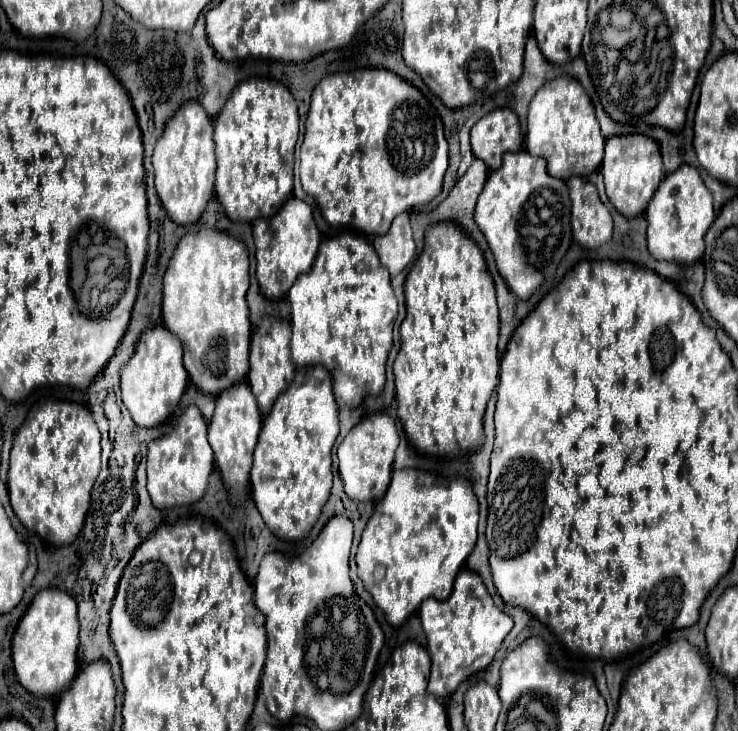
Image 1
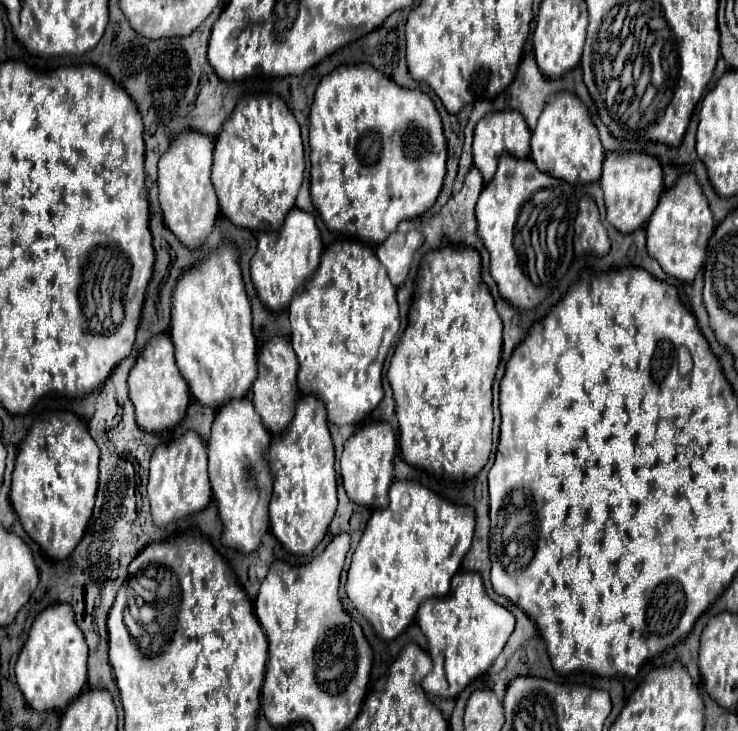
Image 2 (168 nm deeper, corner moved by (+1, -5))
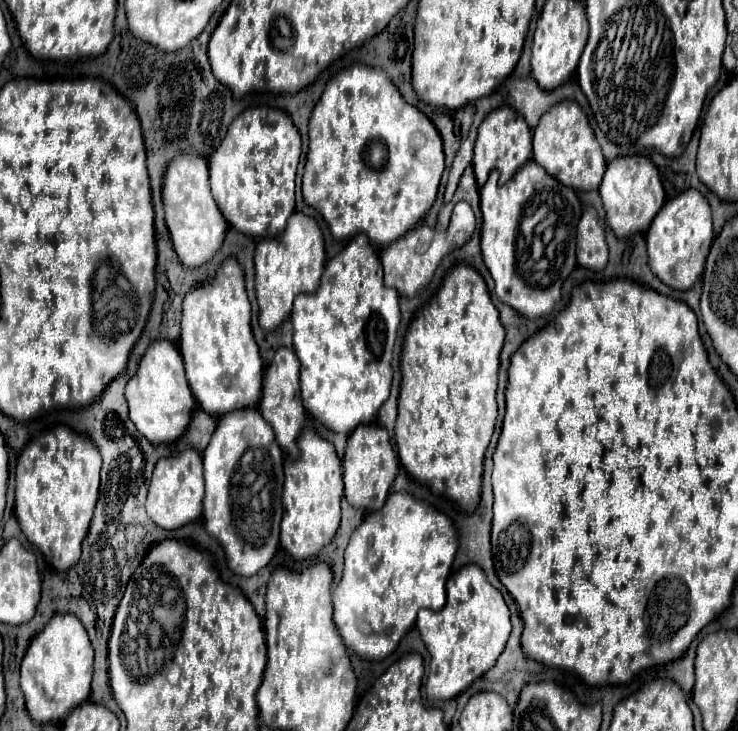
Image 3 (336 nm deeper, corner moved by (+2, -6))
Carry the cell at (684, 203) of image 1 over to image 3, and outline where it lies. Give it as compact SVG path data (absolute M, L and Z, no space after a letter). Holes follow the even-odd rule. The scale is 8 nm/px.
M684 190L664 204L664 208L654 218L646 242L648 242L648 264L652 274L670 288L688 290L692 288L704 272L706 250L714 238L710 206L698 190Z

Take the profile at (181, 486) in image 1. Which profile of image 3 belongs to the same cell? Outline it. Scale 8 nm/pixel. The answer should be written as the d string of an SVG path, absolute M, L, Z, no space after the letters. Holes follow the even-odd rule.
M186 448L178 456L160 458L156 462L150 486L148 486L148 502L146 510L154 524L174 530L188 522L194 522L202 516L202 498L204 498L204 472L202 472L202 456L194 448Z

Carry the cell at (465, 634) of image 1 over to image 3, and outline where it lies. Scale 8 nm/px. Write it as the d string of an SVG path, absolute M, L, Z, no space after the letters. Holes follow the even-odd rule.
M468 564L460 568L456 574L450 576L446 582L446 604L442 610L420 610L416 626L420 630L420 636L430 652L430 670L428 670L428 680L426 680L426 696L430 700L450 700L456 698L462 690L466 690L476 678L480 678L484 672L488 672L498 656L502 654L506 640L510 636L512 624L510 624L510 612L508 606L500 594L488 580L482 568L476 564Z

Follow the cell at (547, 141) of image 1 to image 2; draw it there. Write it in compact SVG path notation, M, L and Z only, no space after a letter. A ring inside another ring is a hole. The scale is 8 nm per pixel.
M559 91L543 107L537 127L531 133L531 159L539 171L555 175L567 183L591 183L601 177L605 151L599 141L599 131L591 121L587 107L573 93Z

